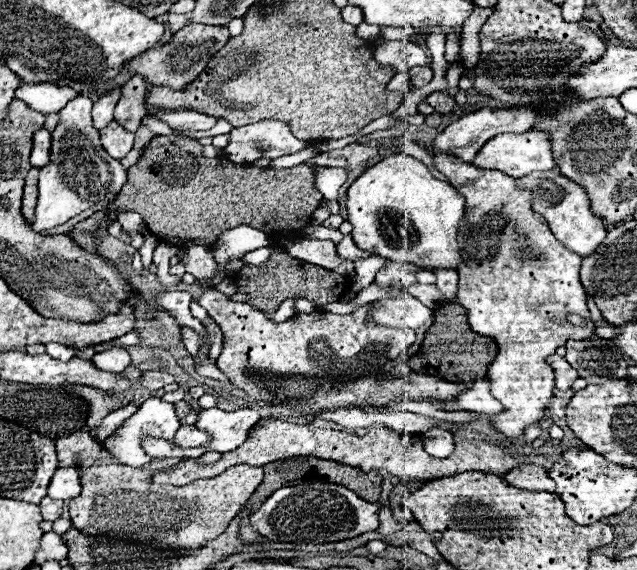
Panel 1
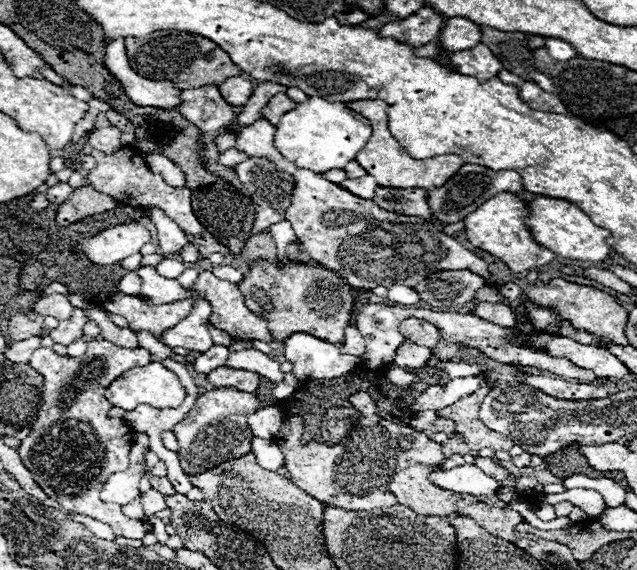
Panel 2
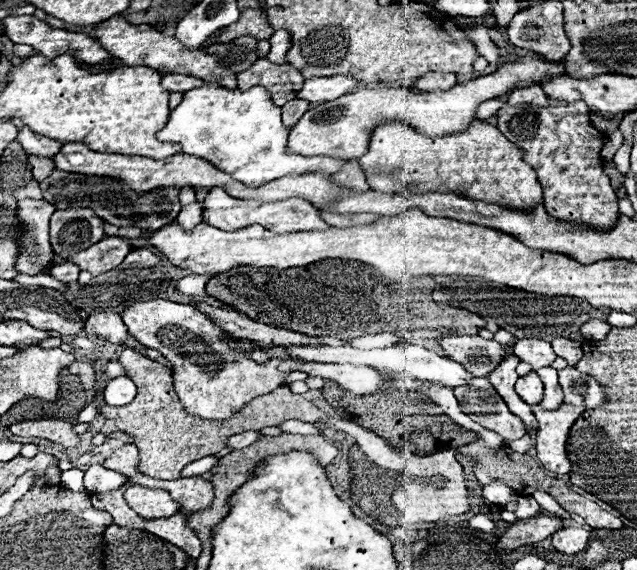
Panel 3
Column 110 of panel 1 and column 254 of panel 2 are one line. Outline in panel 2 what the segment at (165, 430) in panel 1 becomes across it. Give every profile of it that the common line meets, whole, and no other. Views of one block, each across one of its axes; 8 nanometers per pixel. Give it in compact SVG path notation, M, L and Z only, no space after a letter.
M254 436L254 440L252 440L252 452L256 456L256 462L262 468L272 470L272 472L276 472L278 468L282 468L284 454L280 452L278 444L274 444L272 440L264 440L264 438Z

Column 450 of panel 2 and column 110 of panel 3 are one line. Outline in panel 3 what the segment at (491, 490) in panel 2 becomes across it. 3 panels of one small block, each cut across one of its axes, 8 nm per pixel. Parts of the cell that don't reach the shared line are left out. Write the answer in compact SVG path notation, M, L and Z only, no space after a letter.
M92 464L84 474L84 484L90 494L108 492L114 488L122 488L126 484L126 476L116 470L108 470L102 464Z

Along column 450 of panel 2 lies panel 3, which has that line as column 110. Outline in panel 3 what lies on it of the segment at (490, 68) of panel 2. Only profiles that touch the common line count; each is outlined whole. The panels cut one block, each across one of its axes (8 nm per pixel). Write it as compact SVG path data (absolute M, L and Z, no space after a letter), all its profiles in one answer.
M8 16L2 20L4 26L6 26L6 36L14 42L14 44L28 44L32 46L36 52L44 54L46 58L56 58L58 54L76 54L80 56L80 60L84 62L94 62L94 64L104 64L104 62L110 62L112 56L96 42L92 40L88 34L74 34L74 32L68 32L68 30L60 30L60 28L54 28L42 20L38 20L36 16Z

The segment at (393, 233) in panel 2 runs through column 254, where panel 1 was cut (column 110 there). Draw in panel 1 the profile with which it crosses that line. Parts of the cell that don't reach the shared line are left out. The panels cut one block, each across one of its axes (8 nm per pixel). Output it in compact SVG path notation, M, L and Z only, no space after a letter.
M110 122L100 130L102 148L116 160L122 160L134 146L134 134L126 132L118 122Z

